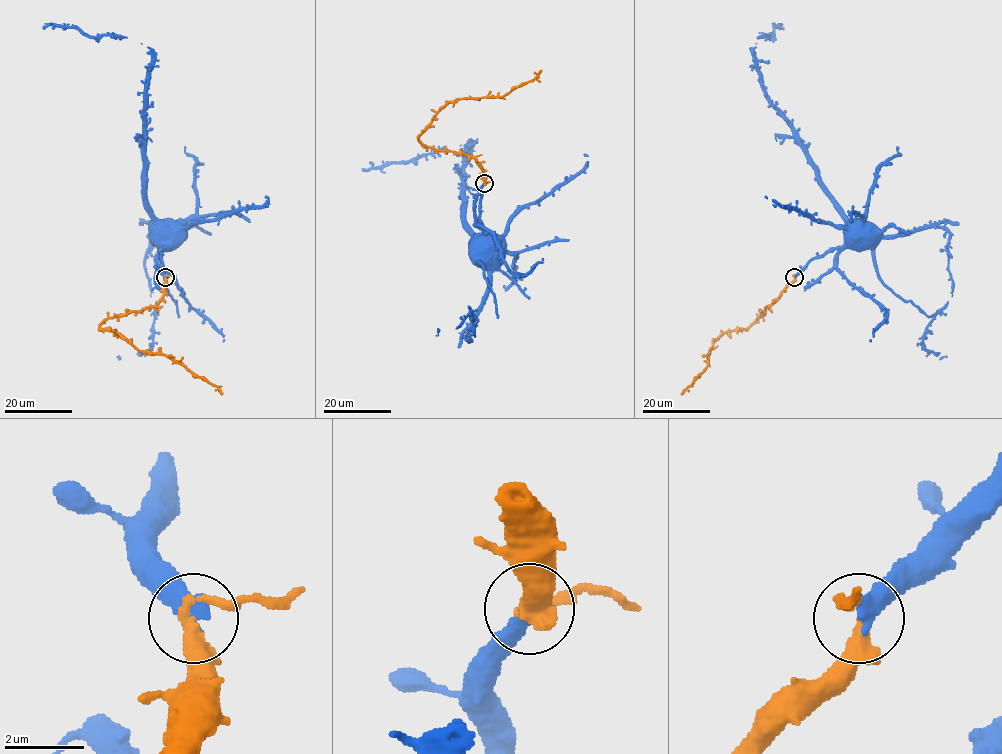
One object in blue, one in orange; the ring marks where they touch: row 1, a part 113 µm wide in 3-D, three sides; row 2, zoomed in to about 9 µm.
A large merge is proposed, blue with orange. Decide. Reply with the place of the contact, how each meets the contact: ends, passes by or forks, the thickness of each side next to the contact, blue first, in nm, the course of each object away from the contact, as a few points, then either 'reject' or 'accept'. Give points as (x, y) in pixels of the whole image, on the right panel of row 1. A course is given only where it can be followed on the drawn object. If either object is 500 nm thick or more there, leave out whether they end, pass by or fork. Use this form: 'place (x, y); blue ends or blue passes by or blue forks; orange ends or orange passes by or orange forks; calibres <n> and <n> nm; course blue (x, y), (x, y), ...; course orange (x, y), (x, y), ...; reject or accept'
place (794, 277); calibres 500 and 320 nm; course blue (794, 277), (815, 258), (841, 248), (847, 235); course orange (794, 277), (750, 325), (726, 330), (709, 351), (708, 365), (681, 394); accept

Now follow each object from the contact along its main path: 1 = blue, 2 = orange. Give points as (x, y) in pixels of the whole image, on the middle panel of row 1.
1: (484, 183), (480, 189), (484, 236)
2: (484, 183), (483, 168), (475, 160), (426, 147), (419, 136), (448, 103), (461, 98), (503, 97), (541, 70)

